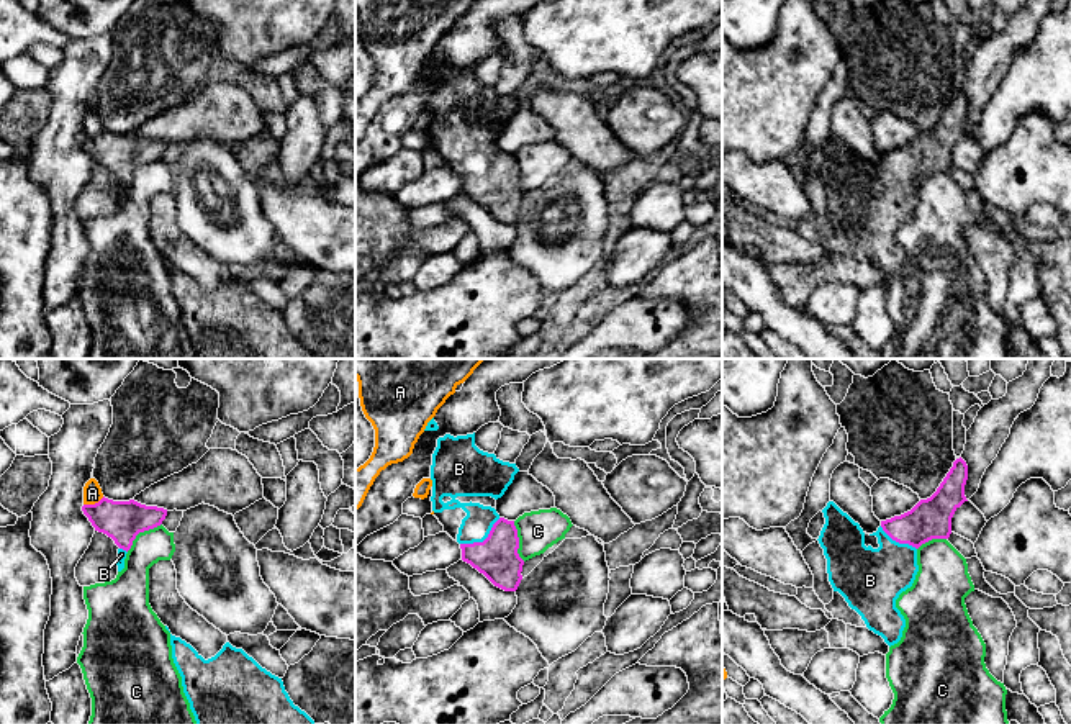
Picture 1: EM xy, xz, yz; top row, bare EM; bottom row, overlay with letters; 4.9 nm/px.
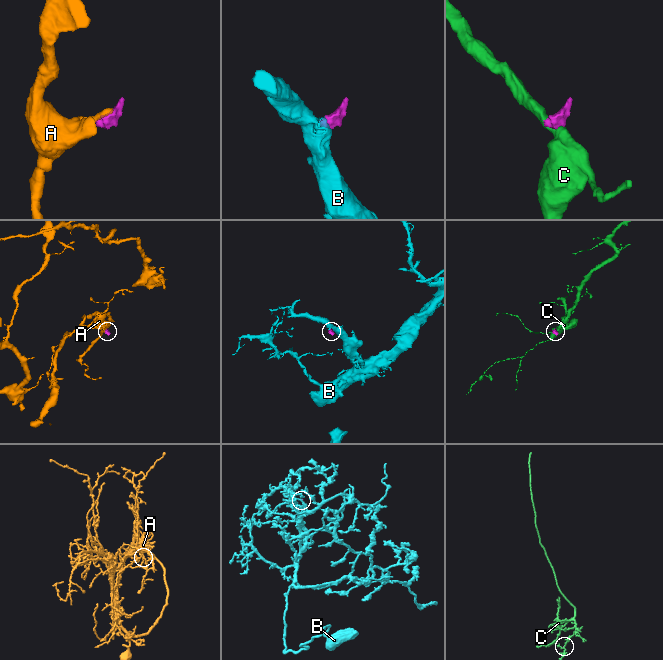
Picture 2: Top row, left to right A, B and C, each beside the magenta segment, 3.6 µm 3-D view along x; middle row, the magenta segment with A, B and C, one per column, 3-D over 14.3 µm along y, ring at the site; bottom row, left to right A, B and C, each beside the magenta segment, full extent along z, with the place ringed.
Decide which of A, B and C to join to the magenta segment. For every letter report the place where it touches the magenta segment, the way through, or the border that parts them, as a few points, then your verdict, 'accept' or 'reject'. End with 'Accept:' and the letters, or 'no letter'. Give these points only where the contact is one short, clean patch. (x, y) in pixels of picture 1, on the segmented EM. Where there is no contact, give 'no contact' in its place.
A: xy (95, 503) | along xy (103, 497), (84, 505) | reject
B: xz (483, 541) | across xz (497, 557), (483, 541), (482, 533), (475, 526) | accept
C: xy (141, 531) | along xy (161, 523), (141, 531), (126, 551) | reject
Accept: B

